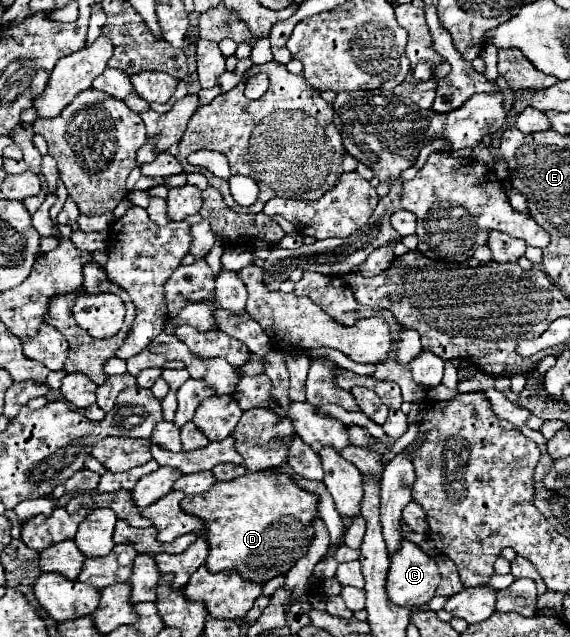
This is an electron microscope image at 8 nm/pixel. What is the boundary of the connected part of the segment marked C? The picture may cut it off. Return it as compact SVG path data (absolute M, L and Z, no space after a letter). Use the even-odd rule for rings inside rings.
M402 541L400 551L390 561L392 561L392 565L390 565L388 583L386 583L386 591L388 591L390 601L396 603L396 605L414 607L414 609L424 607L434 597L434 591L440 583L440 571L438 571L436 561L430 555L426 555L412 541Z

